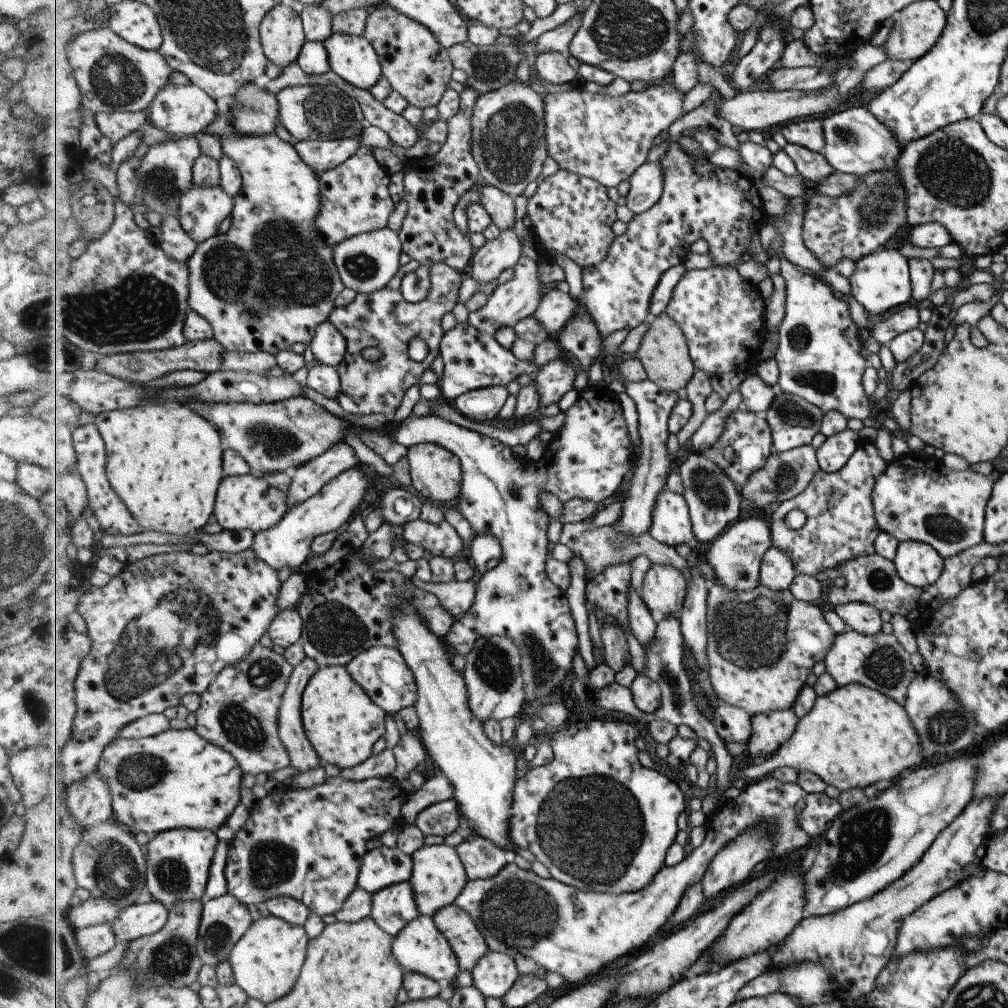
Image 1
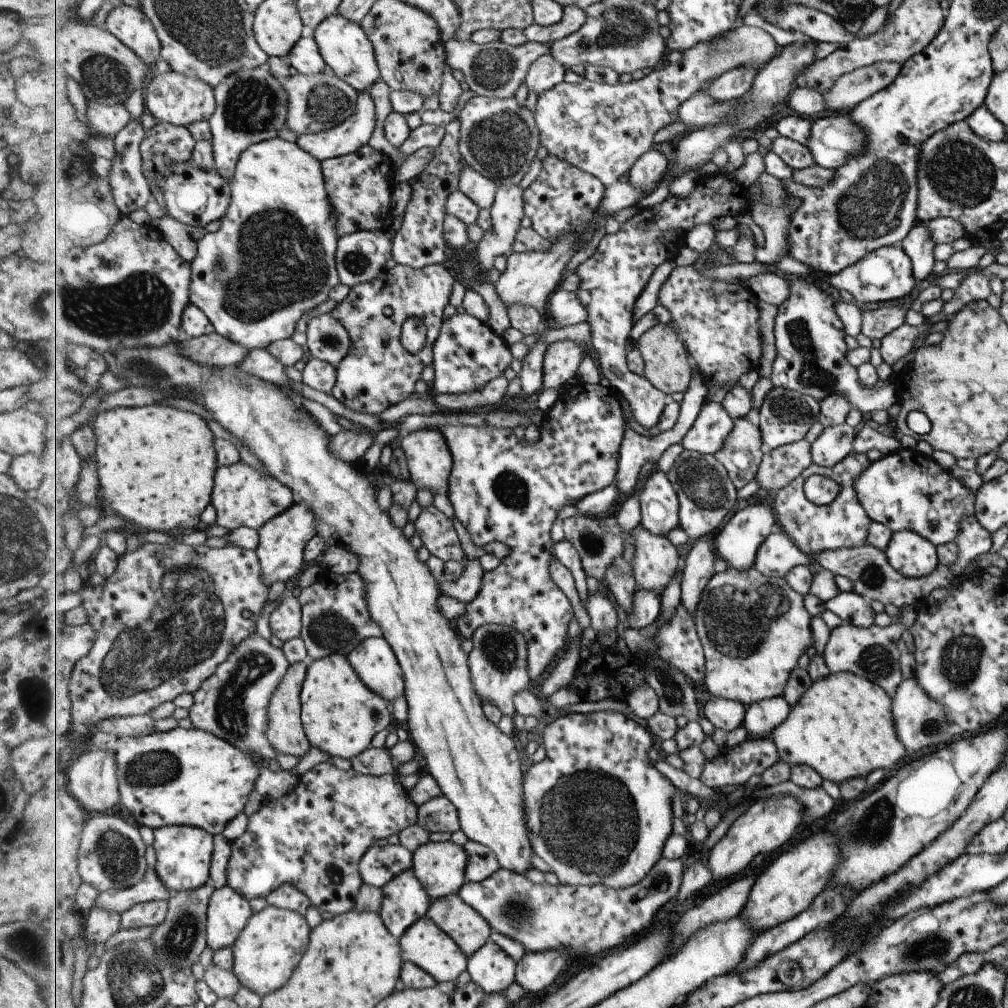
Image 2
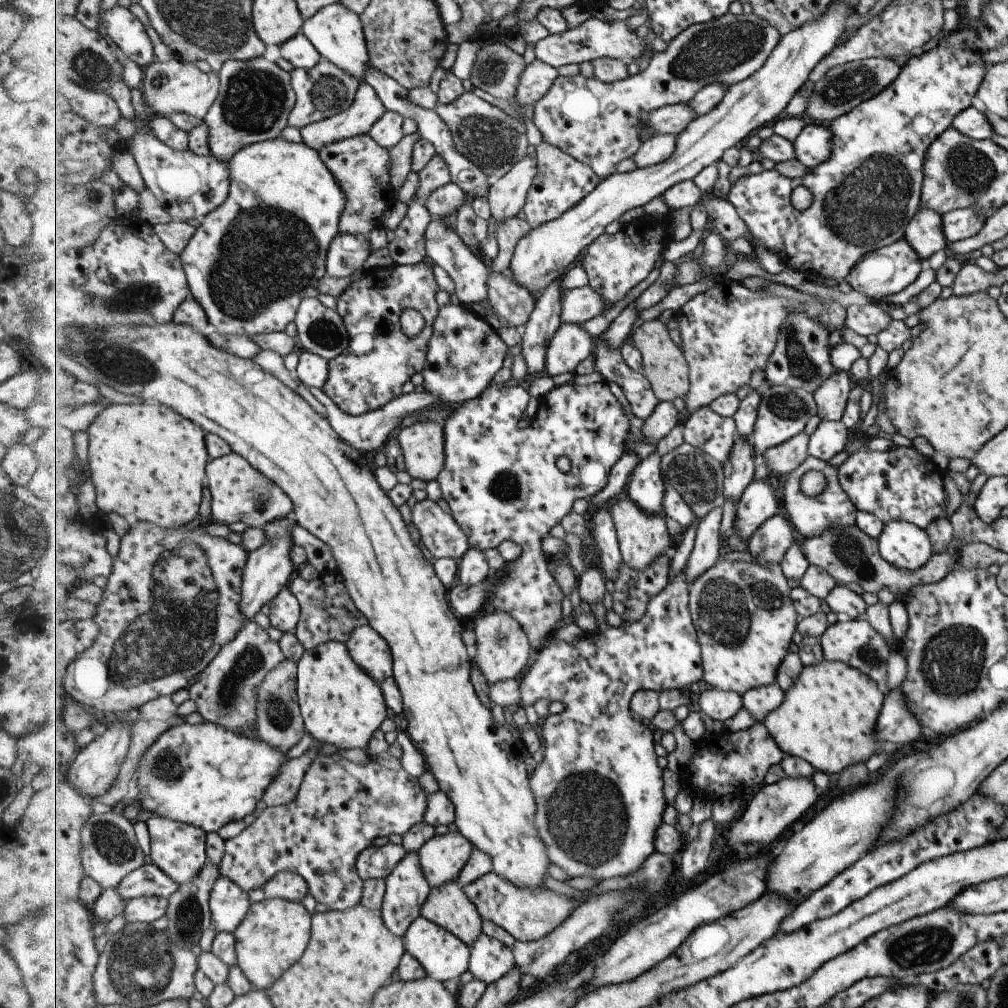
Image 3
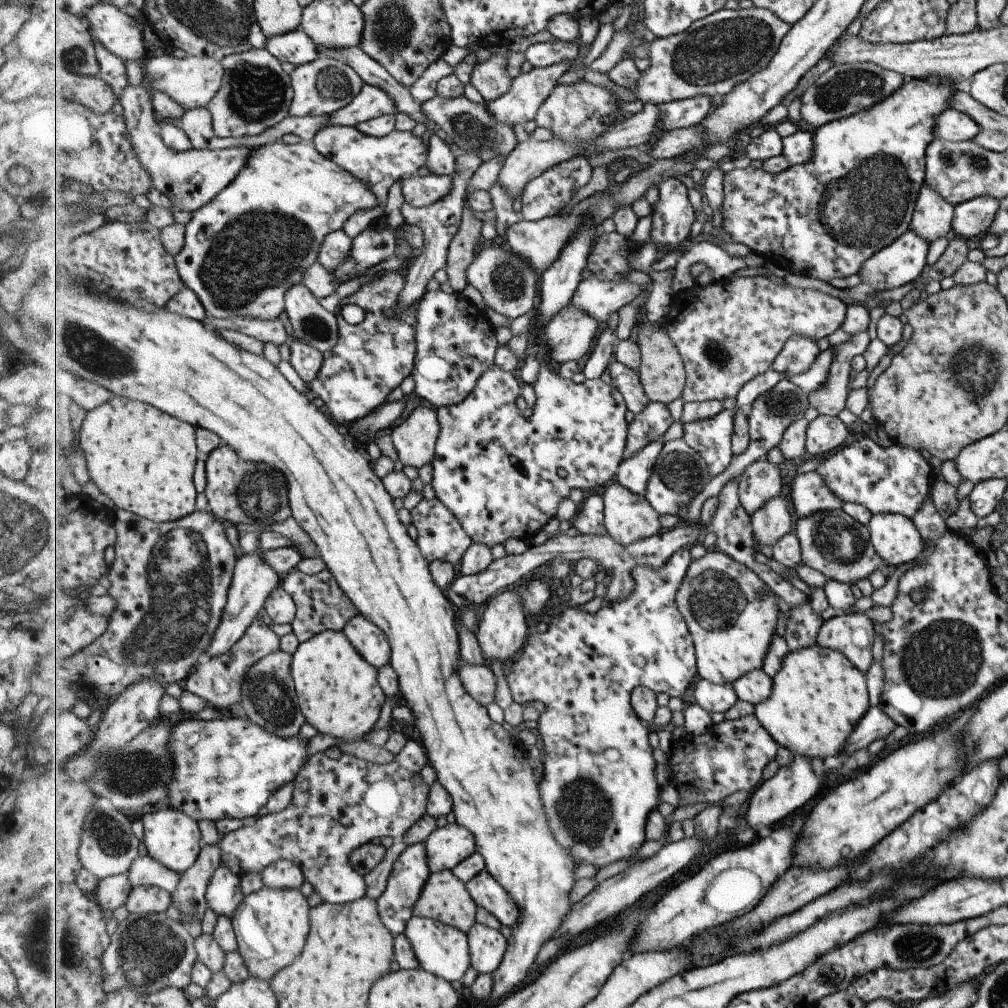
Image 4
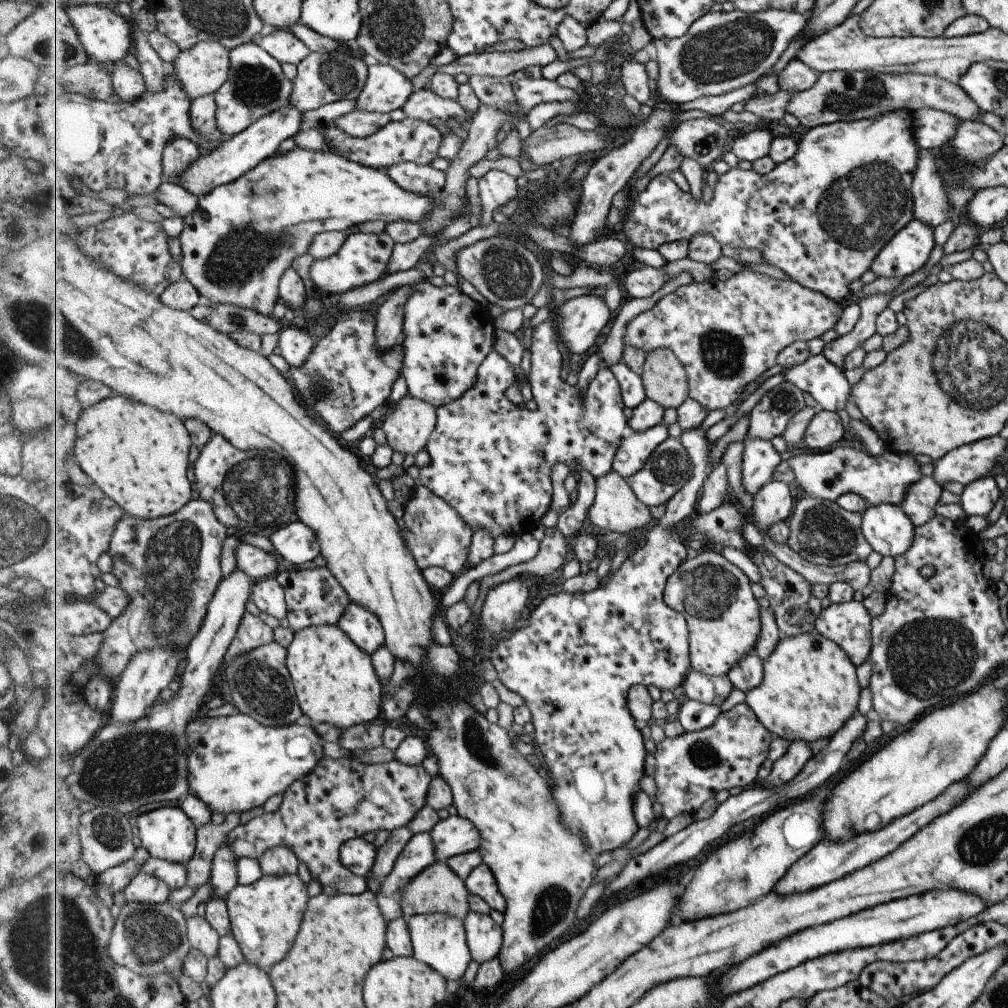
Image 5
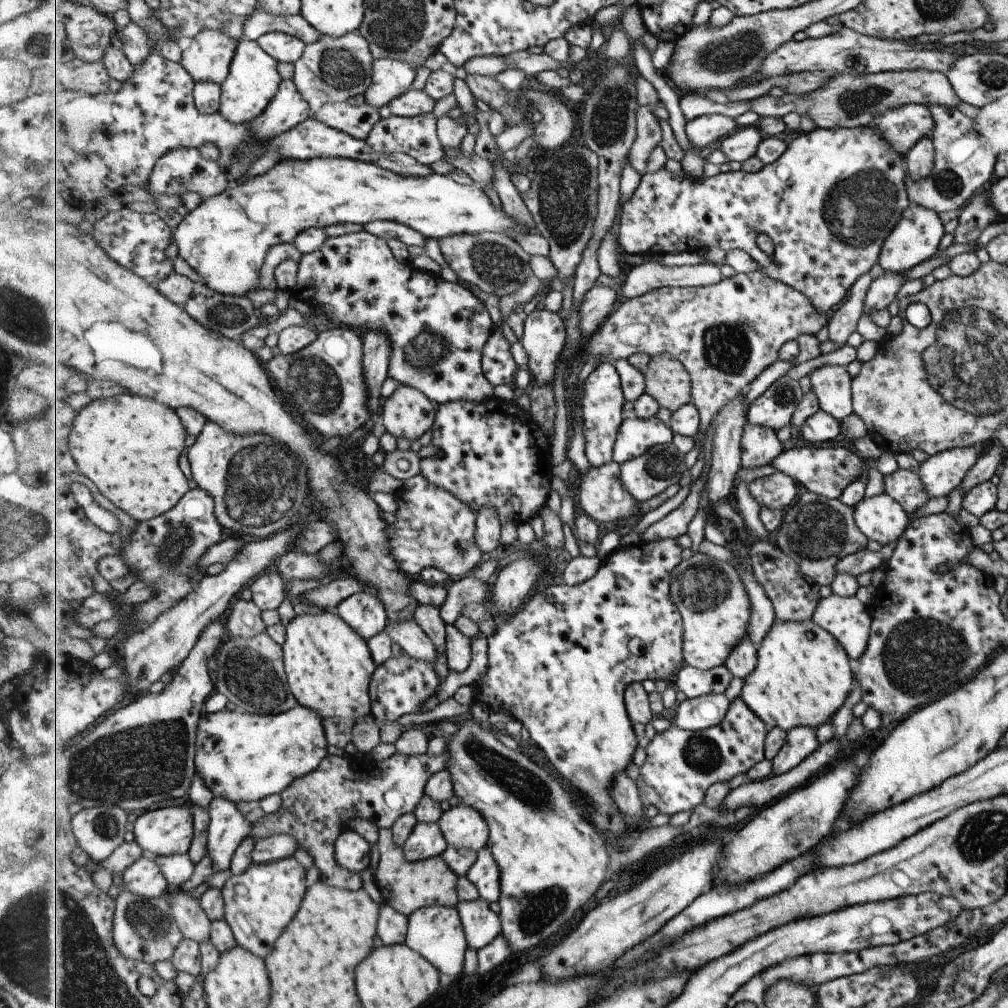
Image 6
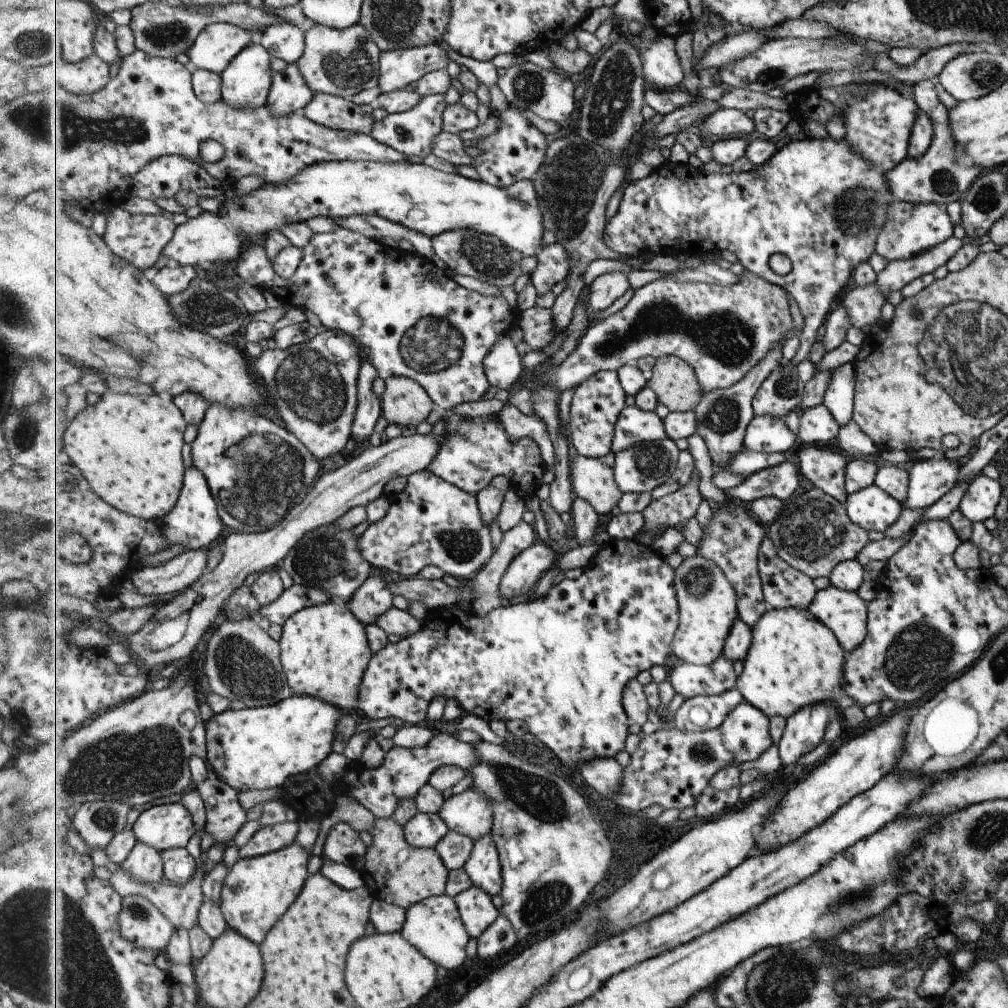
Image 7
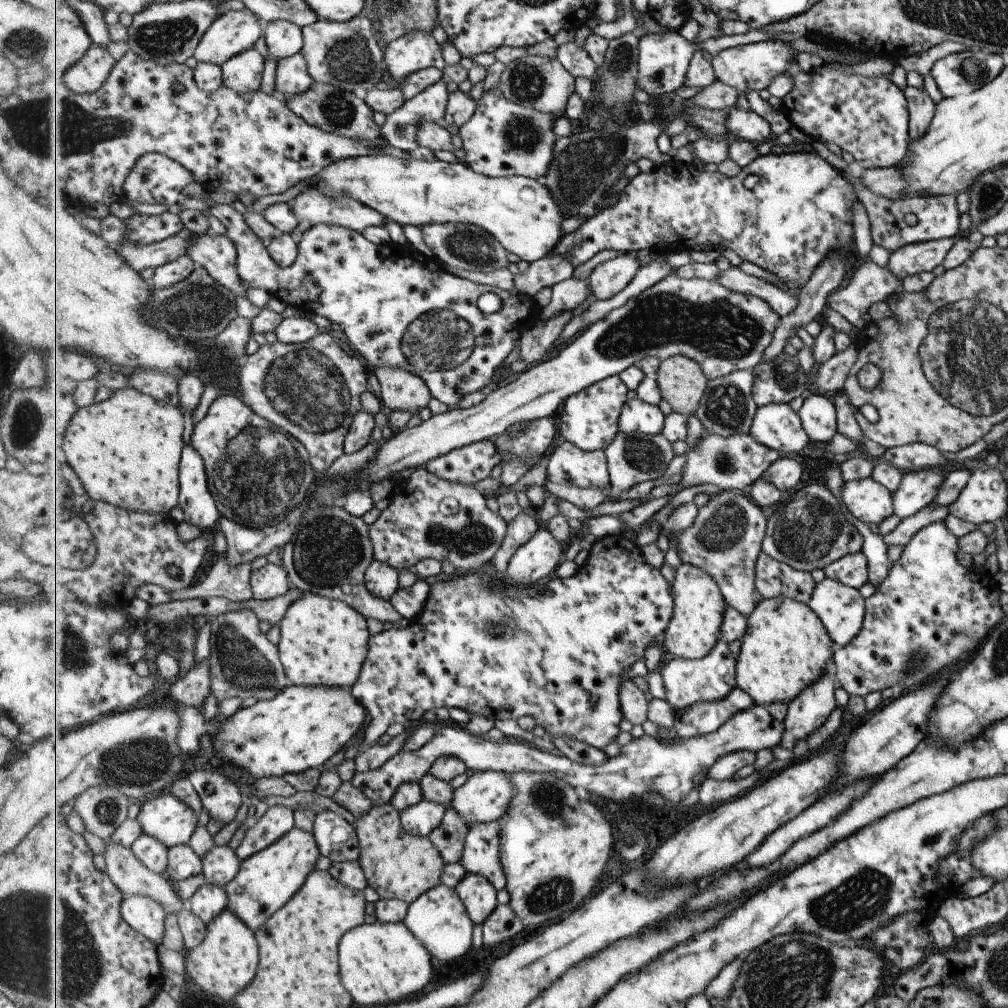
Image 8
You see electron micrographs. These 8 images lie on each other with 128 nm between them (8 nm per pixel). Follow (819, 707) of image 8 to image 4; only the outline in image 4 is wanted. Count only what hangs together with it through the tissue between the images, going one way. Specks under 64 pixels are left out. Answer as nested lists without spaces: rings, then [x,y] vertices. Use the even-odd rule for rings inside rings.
[[[797,754],[792,764],[780,768],[779,773],[770,780],[763,782],[757,790],[750,795],[750,804],[746,816],[742,820],[745,825],[753,828],[757,824],[765,827],[775,826],[775,822],[787,818],[795,810],[801,810],[817,792],[817,778],[813,774],[810,764],[811,758]]]

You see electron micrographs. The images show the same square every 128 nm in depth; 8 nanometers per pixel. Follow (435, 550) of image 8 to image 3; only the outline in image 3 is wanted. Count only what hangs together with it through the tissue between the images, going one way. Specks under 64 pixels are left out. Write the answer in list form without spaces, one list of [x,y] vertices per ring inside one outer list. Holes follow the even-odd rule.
[[[429,498],[416,502],[411,511],[412,522],[433,558],[449,558],[460,562],[471,547],[467,534],[452,514],[445,512]]]

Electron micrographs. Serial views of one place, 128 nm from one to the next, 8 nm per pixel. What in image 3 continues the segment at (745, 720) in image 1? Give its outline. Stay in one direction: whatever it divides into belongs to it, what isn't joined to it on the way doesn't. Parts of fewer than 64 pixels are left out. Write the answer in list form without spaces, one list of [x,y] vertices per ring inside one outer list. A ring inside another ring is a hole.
[[[713,688],[700,695],[698,704],[701,712],[718,724],[735,716],[741,708],[744,708],[743,696],[734,691],[721,691]]]

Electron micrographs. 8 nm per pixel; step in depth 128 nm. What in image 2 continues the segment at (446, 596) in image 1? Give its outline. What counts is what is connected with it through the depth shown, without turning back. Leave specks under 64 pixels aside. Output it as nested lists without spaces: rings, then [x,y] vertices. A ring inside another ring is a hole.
[[[479,551],[476,555],[477,559],[467,559],[463,575],[458,580],[440,580],[439,590],[442,596],[451,596],[469,604],[479,595],[487,571],[483,569],[480,562],[481,552]]]

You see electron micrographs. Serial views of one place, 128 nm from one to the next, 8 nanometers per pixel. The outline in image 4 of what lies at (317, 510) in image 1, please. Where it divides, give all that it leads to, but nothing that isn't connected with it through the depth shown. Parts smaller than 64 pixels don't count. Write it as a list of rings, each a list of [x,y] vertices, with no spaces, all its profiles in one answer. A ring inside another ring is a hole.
[[[259,550],[249,555],[242,555],[236,560],[236,568],[232,579],[231,588],[228,592],[228,604],[225,608],[223,620],[212,637],[210,646],[206,649],[205,658],[207,660],[219,658],[231,651],[233,646],[245,636],[248,629],[257,619],[257,614],[261,608],[265,607],[269,596],[281,586],[281,576],[264,562],[264,557],[260,556]]]

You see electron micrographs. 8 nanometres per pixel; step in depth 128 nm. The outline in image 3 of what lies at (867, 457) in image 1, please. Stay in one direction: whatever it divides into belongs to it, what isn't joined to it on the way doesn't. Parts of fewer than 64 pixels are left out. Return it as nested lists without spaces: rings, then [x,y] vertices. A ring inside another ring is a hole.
[[[812,455],[801,464],[791,475],[784,479],[783,483],[783,510],[789,514],[790,522],[794,525],[803,538],[820,535],[822,531],[828,531],[829,527],[847,527],[854,524],[855,506],[844,490],[840,488],[840,484],[836,478],[836,468],[829,466],[825,461],[815,459]],[[810,471],[821,472],[825,478],[824,490],[818,496],[808,496],[802,490],[802,477]]]

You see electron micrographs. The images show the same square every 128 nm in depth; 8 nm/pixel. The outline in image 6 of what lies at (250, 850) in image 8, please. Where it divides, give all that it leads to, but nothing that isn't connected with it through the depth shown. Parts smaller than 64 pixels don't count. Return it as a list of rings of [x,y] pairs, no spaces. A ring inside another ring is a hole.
[[[282,833],[272,835],[255,842],[252,850],[252,861],[255,863],[271,863],[289,859],[299,849],[298,841],[292,835]]]

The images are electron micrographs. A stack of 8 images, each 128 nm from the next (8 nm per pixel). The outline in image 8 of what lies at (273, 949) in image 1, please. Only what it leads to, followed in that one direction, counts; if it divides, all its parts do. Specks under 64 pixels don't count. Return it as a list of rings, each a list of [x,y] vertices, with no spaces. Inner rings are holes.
[[[294,828],[269,848],[242,862],[239,874],[224,888],[228,896],[227,908],[237,913],[253,932],[260,931],[271,916],[304,887],[321,855],[316,836]]]

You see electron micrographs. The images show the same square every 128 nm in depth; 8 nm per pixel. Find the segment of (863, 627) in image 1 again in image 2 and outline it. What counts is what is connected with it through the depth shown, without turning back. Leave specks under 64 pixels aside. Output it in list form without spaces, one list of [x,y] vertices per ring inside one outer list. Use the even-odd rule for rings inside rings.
[[[838,592],[829,601],[824,602],[824,608],[841,619],[842,624],[857,627],[869,627],[873,623],[874,612],[856,593]]]

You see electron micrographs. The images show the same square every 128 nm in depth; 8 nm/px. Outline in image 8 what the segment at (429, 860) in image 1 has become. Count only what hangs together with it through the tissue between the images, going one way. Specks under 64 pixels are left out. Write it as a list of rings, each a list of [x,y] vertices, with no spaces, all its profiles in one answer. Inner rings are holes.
[[[485,770],[485,772],[474,773],[467,778],[463,786],[455,790],[453,802],[449,804],[448,808],[455,810],[461,818],[465,818],[467,826],[492,823],[501,820],[507,814],[515,795],[515,784],[509,778],[509,773],[506,773],[504,770],[499,772],[496,770]]]

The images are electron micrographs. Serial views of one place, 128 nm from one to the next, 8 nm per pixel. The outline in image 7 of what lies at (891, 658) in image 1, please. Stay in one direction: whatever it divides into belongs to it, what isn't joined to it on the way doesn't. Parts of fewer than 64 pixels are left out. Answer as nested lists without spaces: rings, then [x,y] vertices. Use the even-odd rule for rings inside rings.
[[[829,585],[813,596],[808,610],[831,630],[846,654],[863,642],[866,636],[865,602],[855,591],[843,591]]]

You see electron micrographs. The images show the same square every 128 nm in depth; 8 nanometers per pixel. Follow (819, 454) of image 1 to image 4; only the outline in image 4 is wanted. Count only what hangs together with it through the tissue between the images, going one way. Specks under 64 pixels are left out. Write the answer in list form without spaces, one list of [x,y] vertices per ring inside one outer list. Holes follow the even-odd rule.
[[[818,415],[810,422],[807,432],[807,456],[825,454],[833,448],[841,446],[847,436],[850,427],[843,425],[837,417]]]

